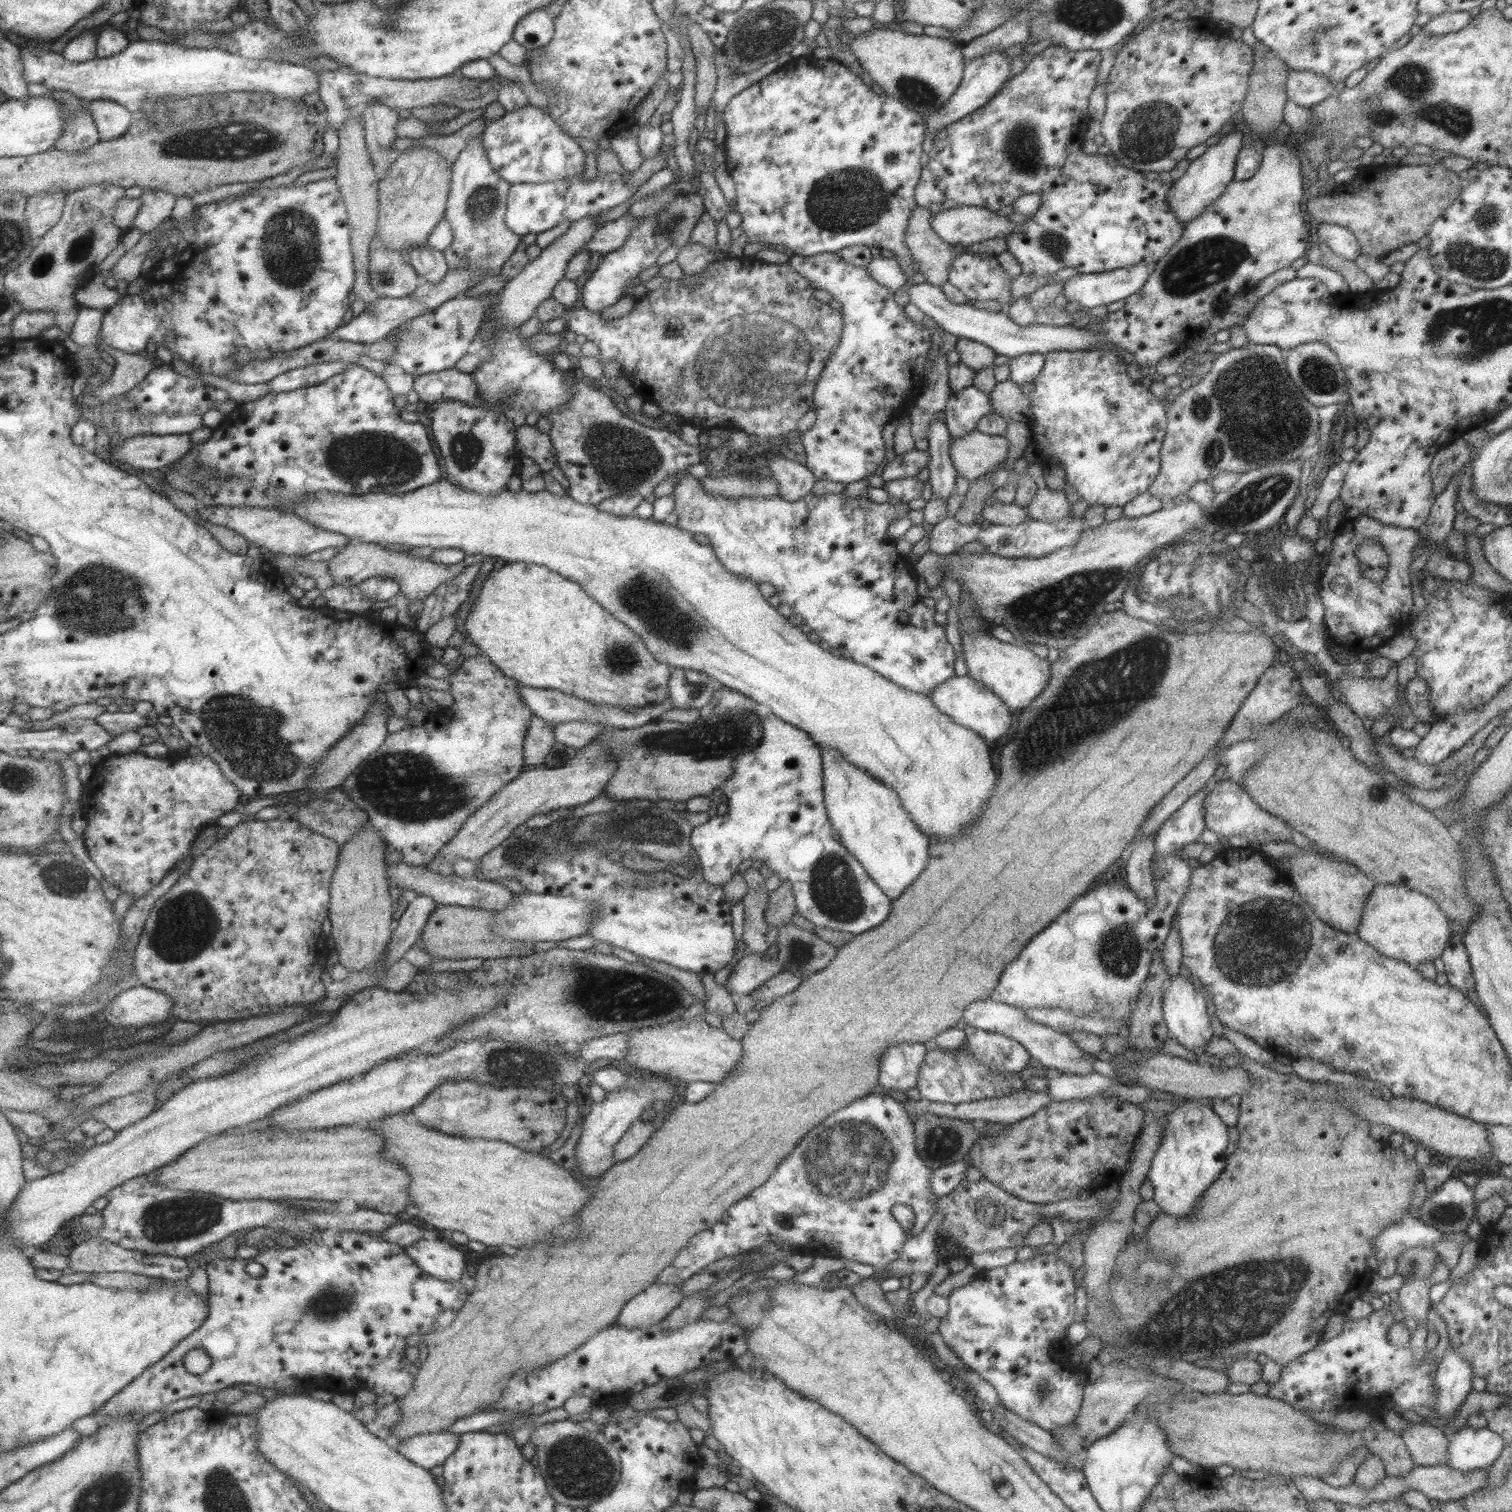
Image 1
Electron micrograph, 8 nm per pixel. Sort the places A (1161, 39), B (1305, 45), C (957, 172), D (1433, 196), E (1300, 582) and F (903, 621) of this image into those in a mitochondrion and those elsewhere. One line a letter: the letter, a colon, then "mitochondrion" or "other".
A: other
B: mitochondrion
C: other
D: other
E: other
F: other

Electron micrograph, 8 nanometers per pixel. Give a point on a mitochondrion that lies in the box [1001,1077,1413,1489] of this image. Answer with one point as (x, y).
(1190, 1321)

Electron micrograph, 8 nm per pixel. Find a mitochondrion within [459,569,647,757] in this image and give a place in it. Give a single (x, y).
(619, 660)

